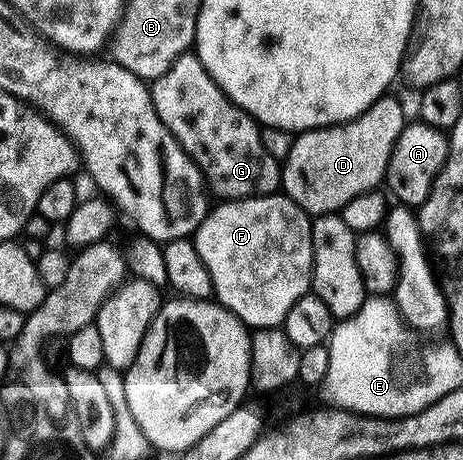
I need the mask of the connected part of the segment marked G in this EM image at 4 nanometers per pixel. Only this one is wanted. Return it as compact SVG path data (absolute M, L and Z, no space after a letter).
M187 51L183 53L182 56L177 57L172 63L172 67L168 67L168 71L164 71L164 75L160 75L153 81L152 88L150 89L150 97L154 100L154 109L158 112L158 120L161 121L163 130L165 130L169 136L174 138L175 142L180 146L180 149L182 145L181 152L189 157L190 160L202 170L204 174L205 188L209 190L213 196L215 193L215 195L218 196L218 199L240 201L243 197L269 197L279 192L282 183L282 170L280 168L280 163L272 155L268 155L268 151L264 151L262 131L259 122L255 121L250 114L241 109L239 105L236 104L232 98L230 98L230 96L216 84L216 82L214 82L210 72L202 66L202 61L193 52Z

